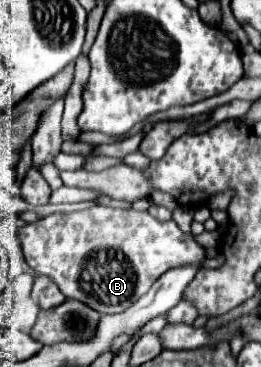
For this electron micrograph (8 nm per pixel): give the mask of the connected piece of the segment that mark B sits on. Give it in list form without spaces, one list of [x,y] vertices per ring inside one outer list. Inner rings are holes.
[[[94,206],[72,214],[50,214],[22,226],[18,240],[36,274],[50,276],[66,298],[82,300],[102,314],[130,308],[166,270],[204,260],[204,248],[184,234],[174,220],[160,222],[134,208]]]

